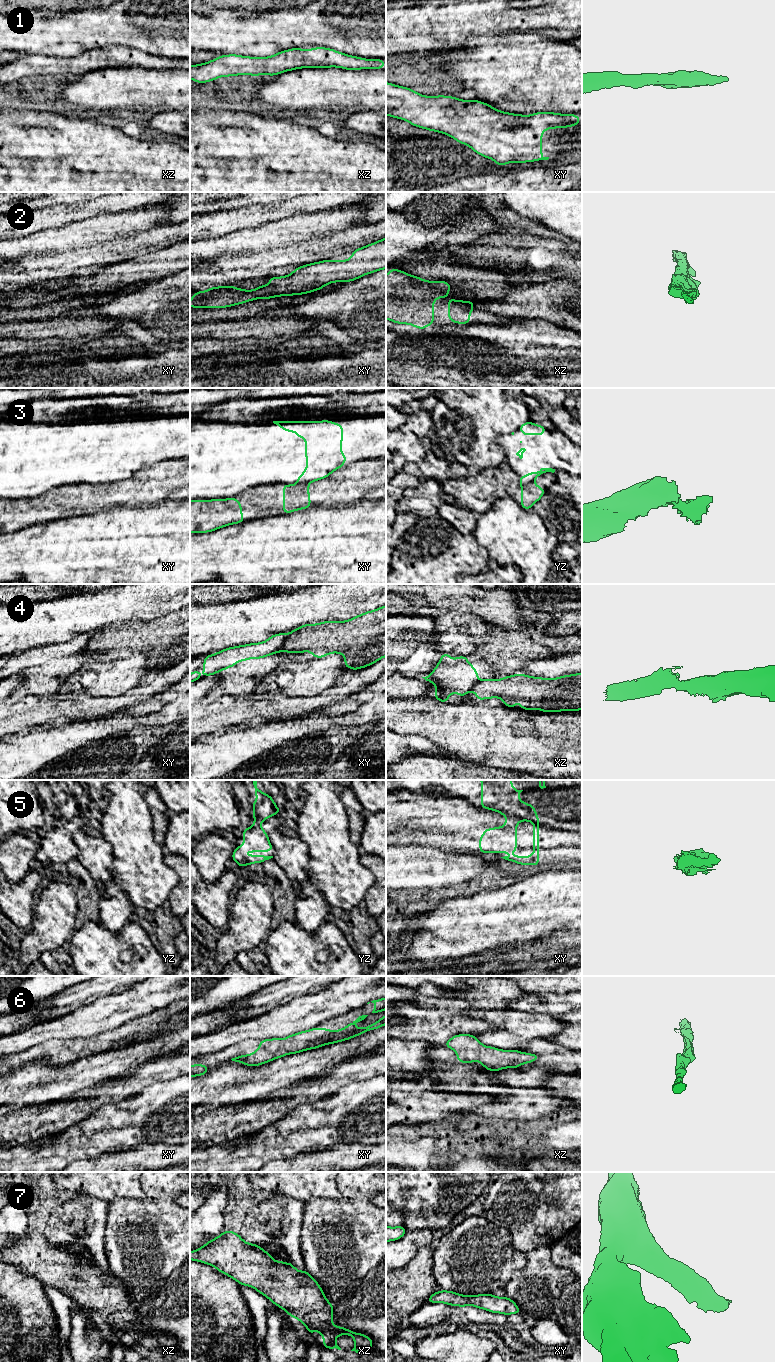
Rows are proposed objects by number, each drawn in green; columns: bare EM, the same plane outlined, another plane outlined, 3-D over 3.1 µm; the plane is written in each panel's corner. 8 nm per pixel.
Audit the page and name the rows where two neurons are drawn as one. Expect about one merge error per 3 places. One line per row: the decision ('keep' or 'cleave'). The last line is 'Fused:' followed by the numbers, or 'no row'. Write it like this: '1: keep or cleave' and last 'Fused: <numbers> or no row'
1: keep
2: keep
3: cleave
4: cleave
5: cleave
6: keep
7: keep
Fused: 3, 4, 5

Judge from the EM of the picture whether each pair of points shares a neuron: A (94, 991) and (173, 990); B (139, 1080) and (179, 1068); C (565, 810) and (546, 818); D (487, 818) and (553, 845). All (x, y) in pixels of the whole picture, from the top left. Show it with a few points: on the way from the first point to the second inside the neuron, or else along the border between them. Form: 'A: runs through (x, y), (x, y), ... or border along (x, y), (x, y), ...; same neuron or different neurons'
A: border along (133, 986), (118, 993), (100, 997); different neurons
B: runs through (149, 1073), (169, 1068); same neuron
C: runs through (560, 810), (554, 810), (551, 813); same neuron
D: runs through (503, 834), (508, 839), (537, 845); same neuron

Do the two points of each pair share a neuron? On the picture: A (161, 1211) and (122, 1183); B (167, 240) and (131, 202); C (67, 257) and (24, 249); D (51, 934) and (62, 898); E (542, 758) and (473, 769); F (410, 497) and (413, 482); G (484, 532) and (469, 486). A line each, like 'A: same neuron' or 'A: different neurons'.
A: different neurons
B: different neurons
C: same neuron
D: same neuron
E: different neurons
F: different neurons
G: different neurons

